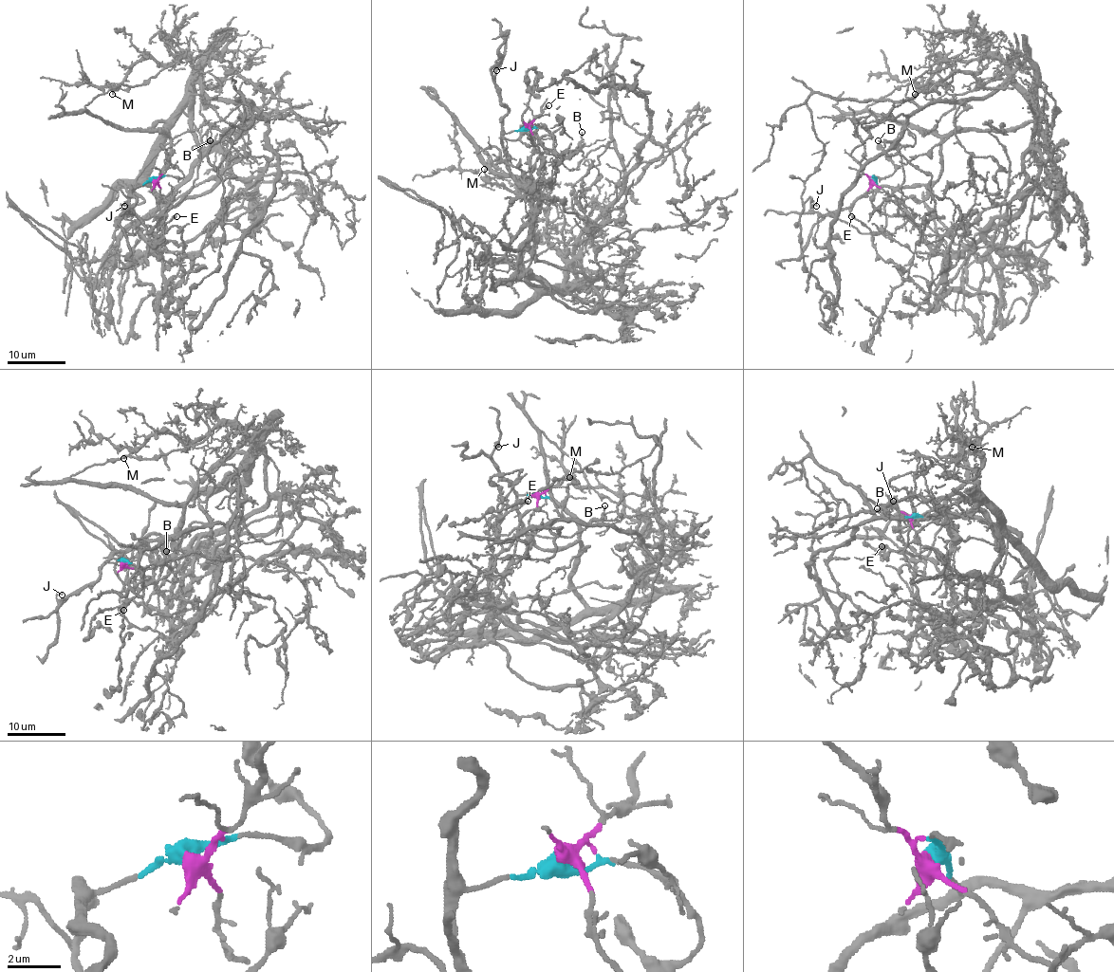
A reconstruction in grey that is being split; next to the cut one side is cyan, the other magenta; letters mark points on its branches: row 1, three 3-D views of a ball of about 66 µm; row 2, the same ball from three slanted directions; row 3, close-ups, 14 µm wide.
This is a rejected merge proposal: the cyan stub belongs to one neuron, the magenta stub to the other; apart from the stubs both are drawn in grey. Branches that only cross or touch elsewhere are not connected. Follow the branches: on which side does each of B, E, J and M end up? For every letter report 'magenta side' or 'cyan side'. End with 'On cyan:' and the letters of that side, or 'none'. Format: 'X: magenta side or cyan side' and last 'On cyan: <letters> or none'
B: magenta side
E: cyan side
J: cyan side
M: cyan side
On cyan: E, J, M

